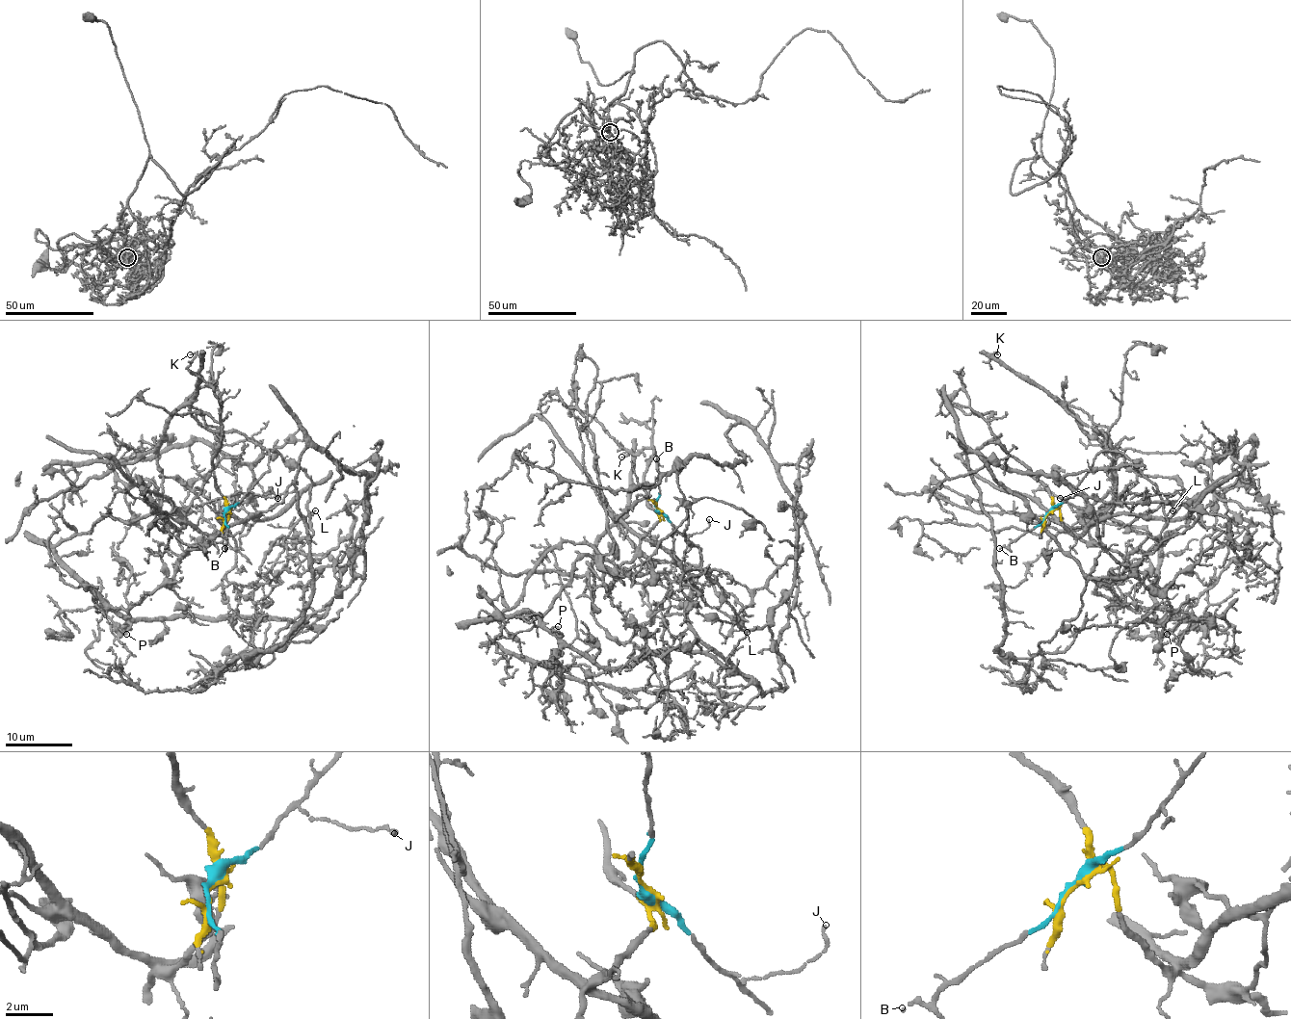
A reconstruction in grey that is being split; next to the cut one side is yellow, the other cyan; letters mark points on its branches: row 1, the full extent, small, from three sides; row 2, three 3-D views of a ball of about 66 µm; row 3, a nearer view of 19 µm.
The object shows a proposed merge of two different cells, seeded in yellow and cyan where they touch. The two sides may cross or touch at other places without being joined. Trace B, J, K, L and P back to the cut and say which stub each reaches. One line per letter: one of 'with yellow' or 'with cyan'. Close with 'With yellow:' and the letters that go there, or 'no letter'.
B: with cyan
J: with cyan
K: with cyan
L: with cyan
P: with yellow
With yellow: P

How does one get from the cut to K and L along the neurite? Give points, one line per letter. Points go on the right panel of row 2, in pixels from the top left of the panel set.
K: (1049, 513), (1076, 487), (1093, 459), (1105, 449), (1105, 435), (1006, 368), (992, 354), (997, 354)
L: (1049, 513), (1076, 487), (1102, 451), (1120, 451), (1154, 484), (1163, 503), (1163, 511), (1166, 514), (1172, 509)

